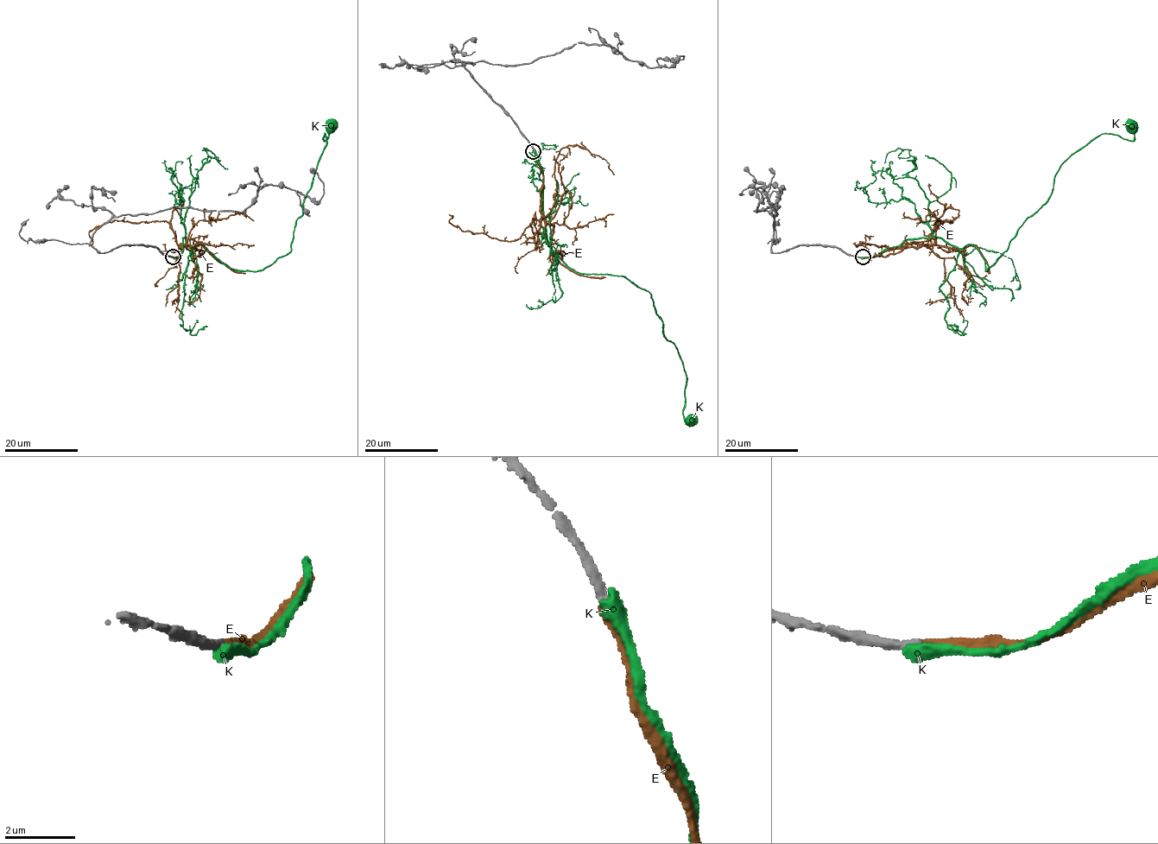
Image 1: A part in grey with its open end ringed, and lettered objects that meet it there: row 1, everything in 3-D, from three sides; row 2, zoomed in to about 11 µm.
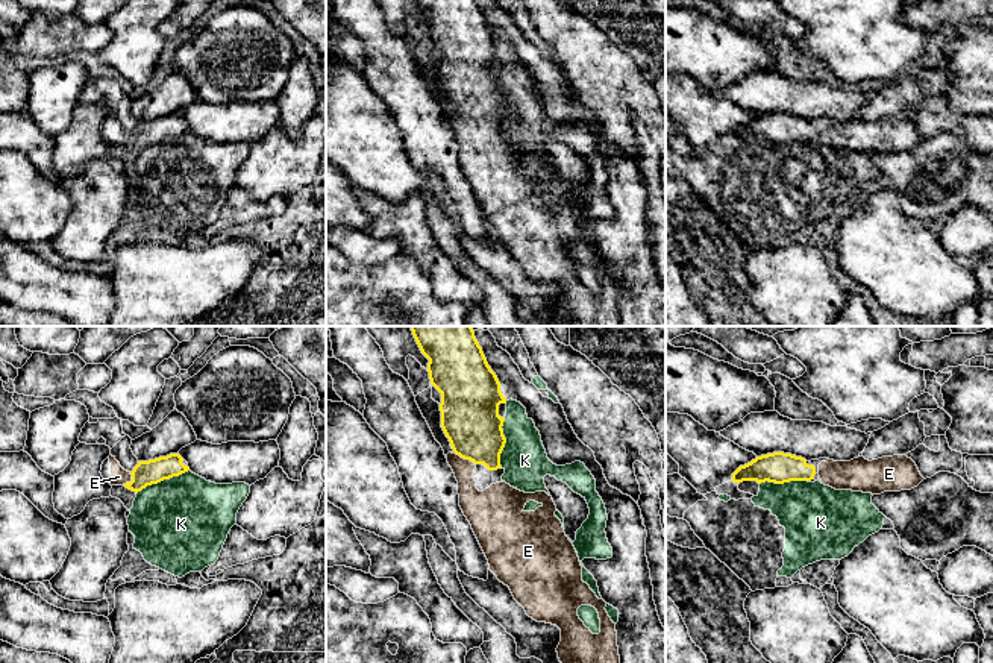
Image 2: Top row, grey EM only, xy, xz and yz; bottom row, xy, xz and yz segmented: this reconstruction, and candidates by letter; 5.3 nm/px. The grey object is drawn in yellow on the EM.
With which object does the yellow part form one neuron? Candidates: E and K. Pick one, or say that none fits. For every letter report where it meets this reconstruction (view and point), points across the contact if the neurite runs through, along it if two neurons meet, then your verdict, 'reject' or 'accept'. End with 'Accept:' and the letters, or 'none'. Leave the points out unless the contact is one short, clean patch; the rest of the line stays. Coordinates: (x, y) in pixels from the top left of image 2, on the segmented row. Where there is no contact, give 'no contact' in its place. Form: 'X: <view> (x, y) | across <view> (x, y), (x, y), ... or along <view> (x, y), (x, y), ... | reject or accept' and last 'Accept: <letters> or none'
E: xz (466, 458) | across xz (470, 419), (470, 449), (466, 458), (466, 489), (475, 504) | accept
K: xy (162, 480) | along xy (188, 469), (147, 484), (137, 493) | reject
Accept: E

